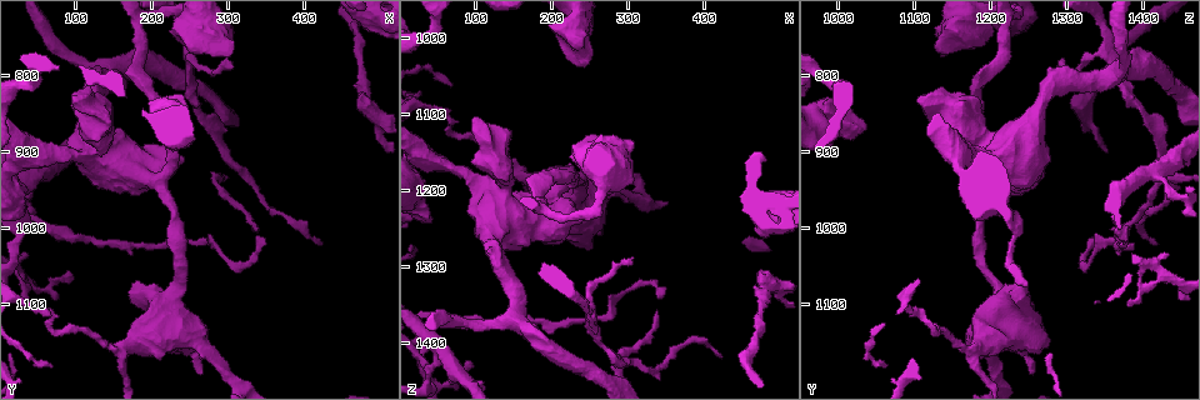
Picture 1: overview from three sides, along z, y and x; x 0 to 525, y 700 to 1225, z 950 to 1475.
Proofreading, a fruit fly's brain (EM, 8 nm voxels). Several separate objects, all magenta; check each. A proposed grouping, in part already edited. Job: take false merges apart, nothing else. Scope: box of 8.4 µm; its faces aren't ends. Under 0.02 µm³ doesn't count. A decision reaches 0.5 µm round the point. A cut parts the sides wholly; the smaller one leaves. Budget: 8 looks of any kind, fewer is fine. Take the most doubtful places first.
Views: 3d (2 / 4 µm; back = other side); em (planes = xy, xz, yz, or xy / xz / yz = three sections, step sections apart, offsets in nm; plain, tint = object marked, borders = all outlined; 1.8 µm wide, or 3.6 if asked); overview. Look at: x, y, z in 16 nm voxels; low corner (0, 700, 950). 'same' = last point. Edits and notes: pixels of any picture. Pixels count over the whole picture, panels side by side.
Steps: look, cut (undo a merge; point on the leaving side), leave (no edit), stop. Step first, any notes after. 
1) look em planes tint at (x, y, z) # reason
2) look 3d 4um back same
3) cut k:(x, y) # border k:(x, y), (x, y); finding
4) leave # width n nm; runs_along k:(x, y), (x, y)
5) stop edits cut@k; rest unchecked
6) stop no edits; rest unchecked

look em 3.6um xy step 16 tint at (170, 1155, 1185) # branch point

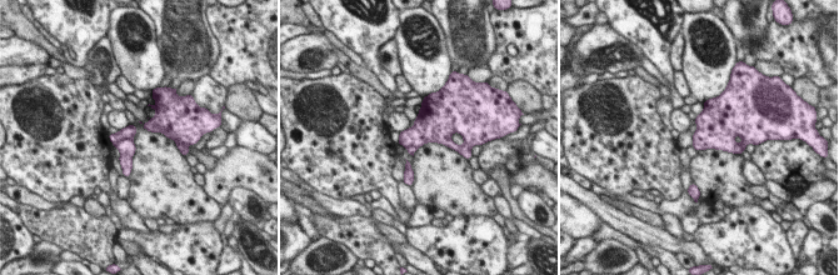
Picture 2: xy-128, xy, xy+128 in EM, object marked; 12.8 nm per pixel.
look em 3.6um planes borders same

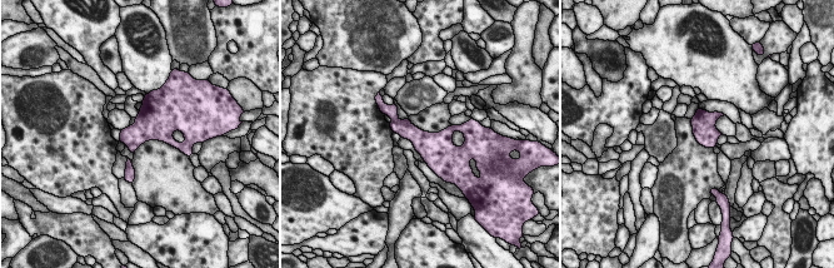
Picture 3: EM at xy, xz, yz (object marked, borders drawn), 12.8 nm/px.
leave # one neuron here

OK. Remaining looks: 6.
look 3d 2um at (210, 945, 1195) # abrupt turn

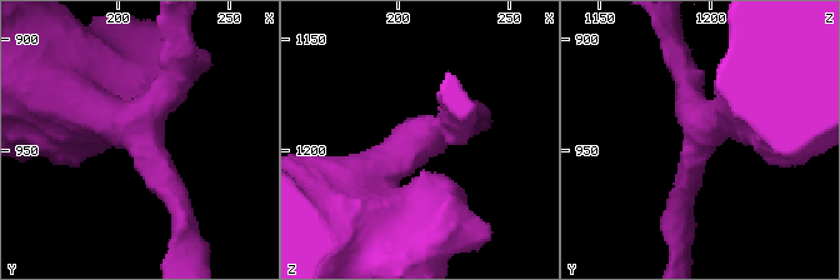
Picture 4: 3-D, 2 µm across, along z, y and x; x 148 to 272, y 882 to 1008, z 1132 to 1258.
look em planes tint at (209, 941, 1194) # arms 3; arm_widths 200, 200, 750 nm

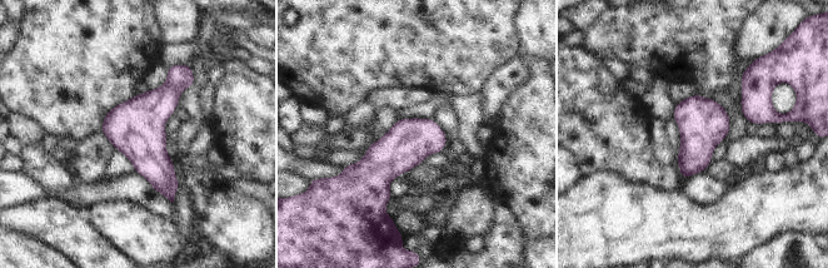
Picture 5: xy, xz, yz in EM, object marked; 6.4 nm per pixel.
leave # continuous, no second neuron

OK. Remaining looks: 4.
look 3d 4um at (480, 835, 1320) # sudden change in width

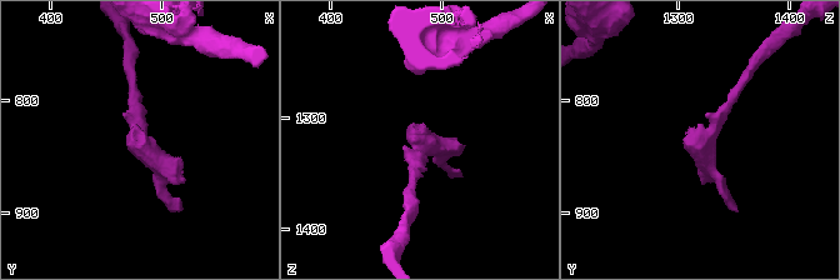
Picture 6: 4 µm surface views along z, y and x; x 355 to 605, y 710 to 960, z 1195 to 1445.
look em 3.6um planes tint at (480, 836, 1320) # need the tissue

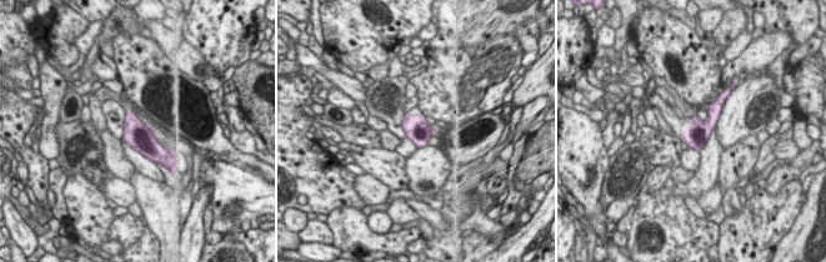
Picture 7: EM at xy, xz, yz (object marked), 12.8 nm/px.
leave # continuous, no second neuron

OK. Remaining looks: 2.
look em 3.6um planes tint at (110, 835, 1125) # calibre changes

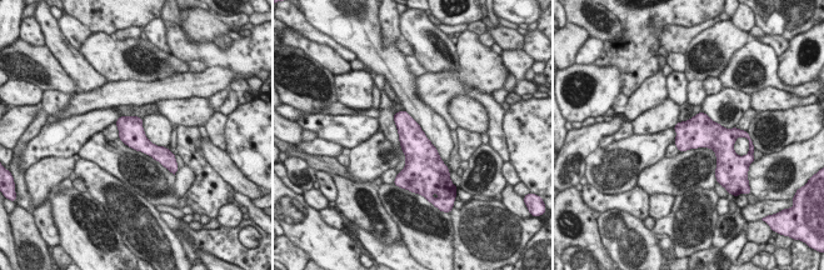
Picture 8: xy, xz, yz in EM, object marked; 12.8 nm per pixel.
leave # width 320 nm; all the same neuron

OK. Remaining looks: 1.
stop no edits; rest unchecked

